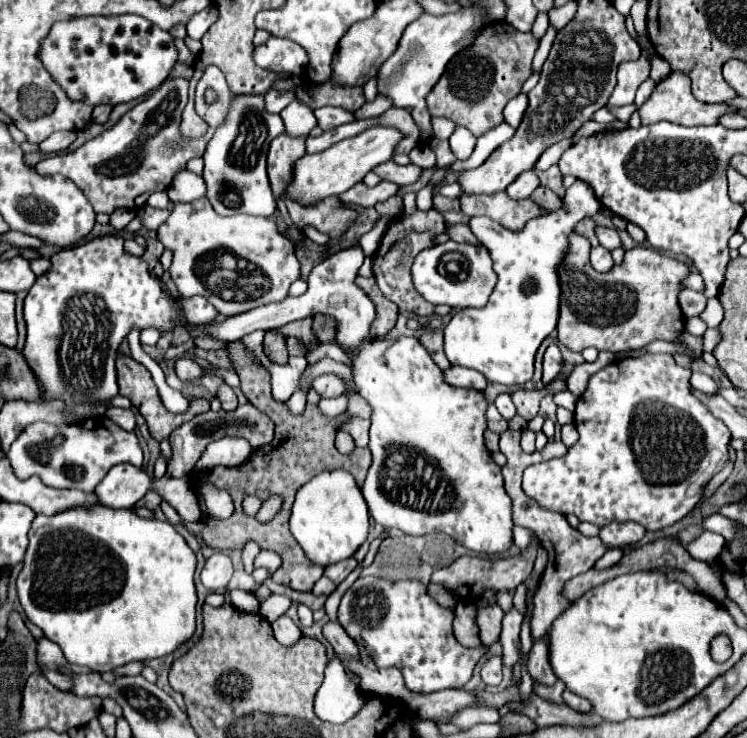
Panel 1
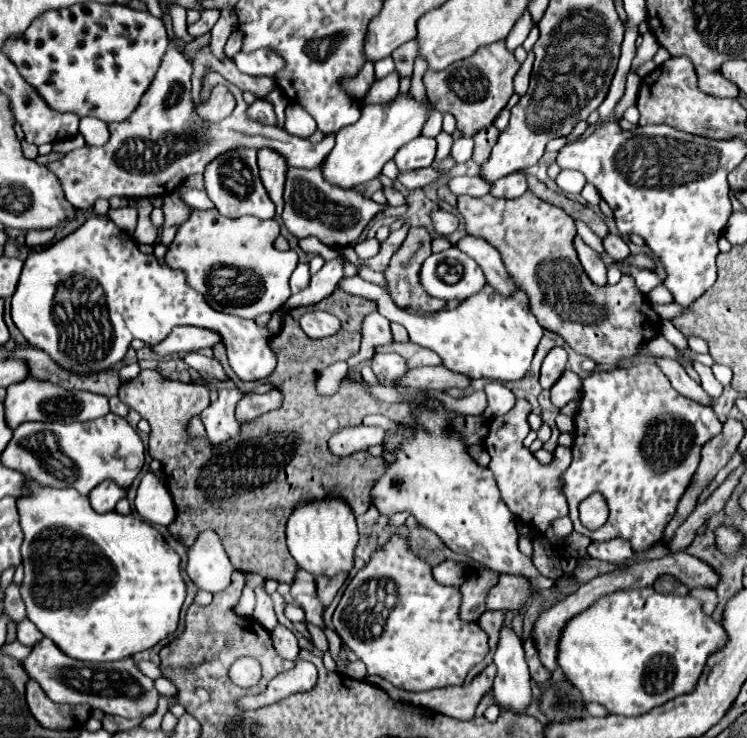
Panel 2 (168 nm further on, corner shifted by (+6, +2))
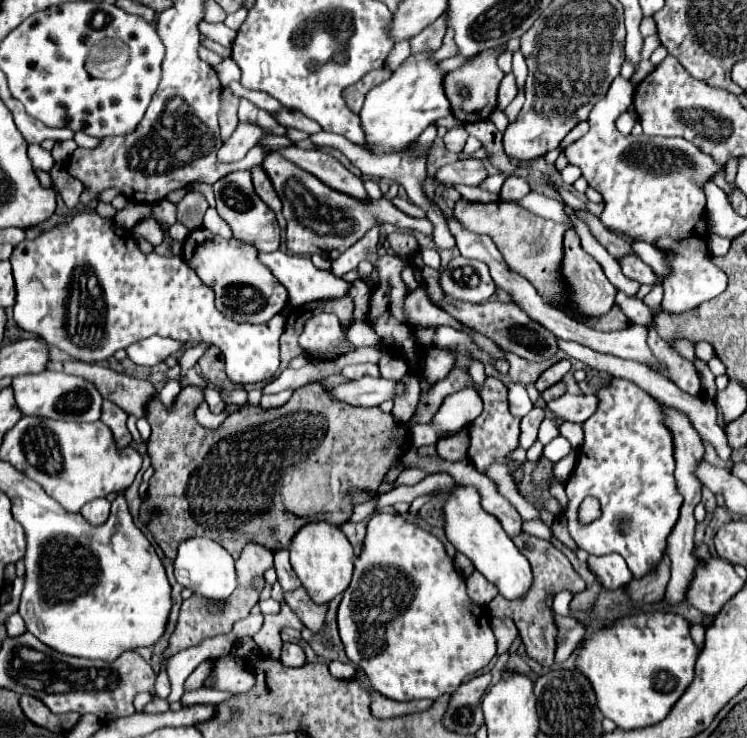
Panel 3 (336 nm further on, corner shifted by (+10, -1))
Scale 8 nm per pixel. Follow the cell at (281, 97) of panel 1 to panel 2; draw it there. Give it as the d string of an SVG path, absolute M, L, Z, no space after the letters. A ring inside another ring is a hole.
M258 99L254 101L250 107L248 107L248 119L252 121L258 121L258 123L264 123L264 125L276 125L276 113L274 113L274 107L270 101L266 99Z

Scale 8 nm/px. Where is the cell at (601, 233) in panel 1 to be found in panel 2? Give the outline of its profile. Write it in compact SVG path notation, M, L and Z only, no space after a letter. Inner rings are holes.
M608 235L608 239L604 239L604 247L616 261L626 261L630 257L630 247L620 235Z

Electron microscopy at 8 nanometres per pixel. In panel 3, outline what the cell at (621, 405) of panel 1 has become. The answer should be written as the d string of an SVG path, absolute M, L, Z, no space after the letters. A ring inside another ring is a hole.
M614 378L608 386L596 390L596 398L598 408L582 424L584 444L578 450L576 468L564 486L568 497L564 516L578 548L594 556L616 552L626 560L634 578L642 578L662 560L666 538L682 506L682 496L674 480L672 434L664 426L660 404L634 382ZM586 496L600 500L602 516L588 524L588 528L582 528L576 522L576 510Z

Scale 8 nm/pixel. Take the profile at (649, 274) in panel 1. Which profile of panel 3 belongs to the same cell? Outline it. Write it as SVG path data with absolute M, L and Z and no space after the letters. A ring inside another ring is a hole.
M460 198L454 206L454 216L468 232L490 236L492 242L496 244L496 248L500 250L500 254L504 256L504 262L508 264L508 268L512 272L518 272L520 276L528 278L528 282L532 282L532 286L536 286L536 292L544 298L544 302L548 302L548 306L556 306L562 314L568 314L568 318L580 322L580 324L592 326L594 330L602 330L602 332L620 330L630 324L630 320L624 316L624 312L620 310L618 304L608 314L602 314L602 316L586 316L586 314L570 310L570 302L568 302L570 286L566 284L566 280L562 276L562 258L564 258L562 240L564 240L564 232L568 230L564 224L540 218L540 216L532 214L530 210L524 210L520 204L504 202L504 200L470 202L470 200Z

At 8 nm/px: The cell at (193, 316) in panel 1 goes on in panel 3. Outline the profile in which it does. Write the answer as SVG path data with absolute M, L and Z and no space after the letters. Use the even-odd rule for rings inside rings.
M76 214L70 222L62 222L56 228L36 236L34 240L20 242L12 256L12 270L16 280L16 304L14 322L44 340L48 346L58 348L80 362L104 362L114 356L116 350L150 336L168 336L186 344L214 344L222 350L226 362L226 374L234 384L258 384L268 382L280 366L278 338L284 332L284 316L276 316L266 324L240 324L228 320L214 308L214 292L202 284L182 256L158 256L142 254L134 236L120 228L114 220L94 214Z

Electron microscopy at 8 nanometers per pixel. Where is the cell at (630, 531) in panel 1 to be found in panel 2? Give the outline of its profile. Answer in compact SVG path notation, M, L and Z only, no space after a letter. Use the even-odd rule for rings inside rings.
M610 539L610 541L604 541L604 543L590 543L588 555L598 559L598 561L606 561L606 563L612 563L612 565L622 565L622 563L630 561L634 553L628 547L628 541Z

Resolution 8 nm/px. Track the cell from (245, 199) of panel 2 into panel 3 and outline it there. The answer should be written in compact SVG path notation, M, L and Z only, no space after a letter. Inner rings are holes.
M238 170L220 178L214 184L214 194L216 210L220 218L228 222L234 238L254 244L260 252L276 252L280 248L280 226L276 222L276 216L272 214L272 210L268 210L268 206L264 206L264 202L260 202L260 198L256 198L248 170Z

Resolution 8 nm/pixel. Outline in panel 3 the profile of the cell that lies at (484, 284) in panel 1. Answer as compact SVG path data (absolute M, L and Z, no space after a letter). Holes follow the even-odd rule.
M456 256L446 268L440 268L440 288L454 300L486 302L496 286L484 262Z

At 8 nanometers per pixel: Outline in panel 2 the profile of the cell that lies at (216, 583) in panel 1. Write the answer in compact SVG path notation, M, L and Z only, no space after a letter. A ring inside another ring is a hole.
M202 531L188 549L186 573L190 581L208 593L224 591L230 585L234 567L214 531Z

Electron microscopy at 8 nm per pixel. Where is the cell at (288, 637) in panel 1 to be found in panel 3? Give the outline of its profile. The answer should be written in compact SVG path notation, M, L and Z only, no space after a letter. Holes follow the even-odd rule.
M284 642L284 644L282 644L282 652L280 652L280 662L282 662L284 666L304 666L304 664L306 664L304 650L302 650L298 644Z

